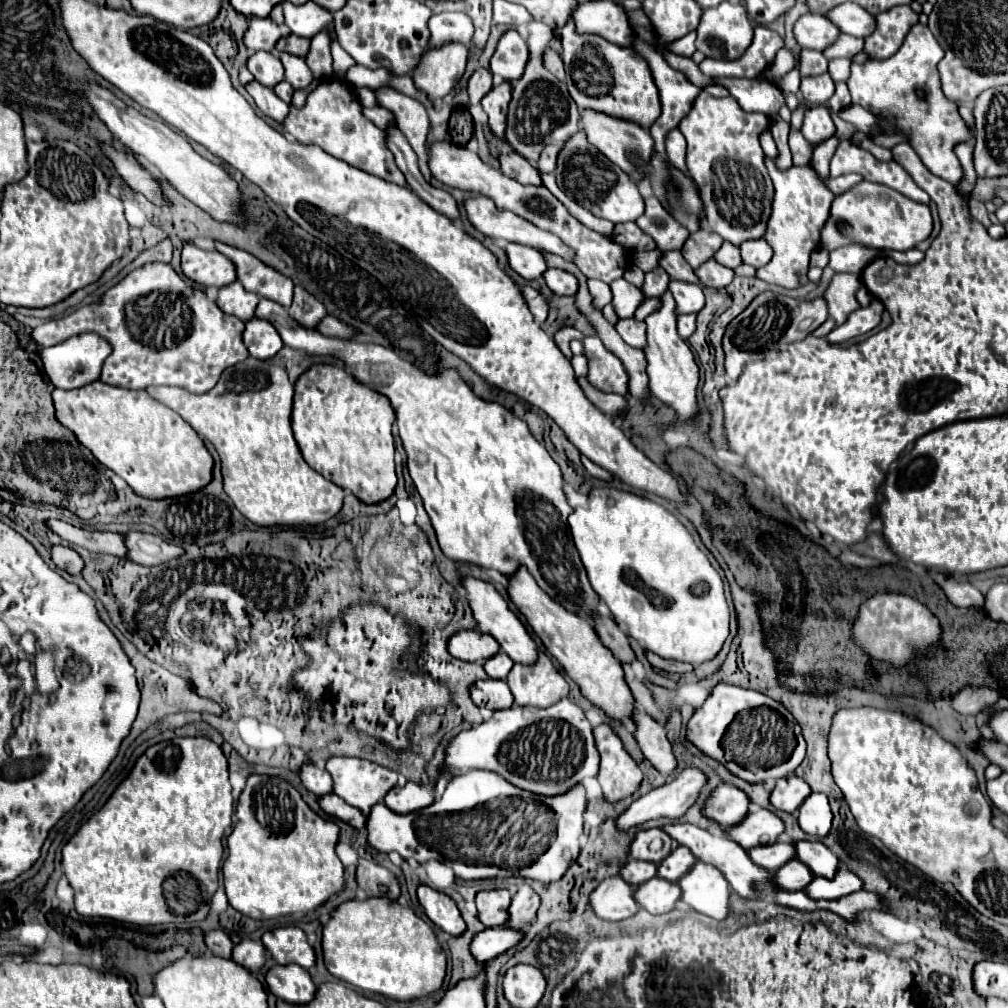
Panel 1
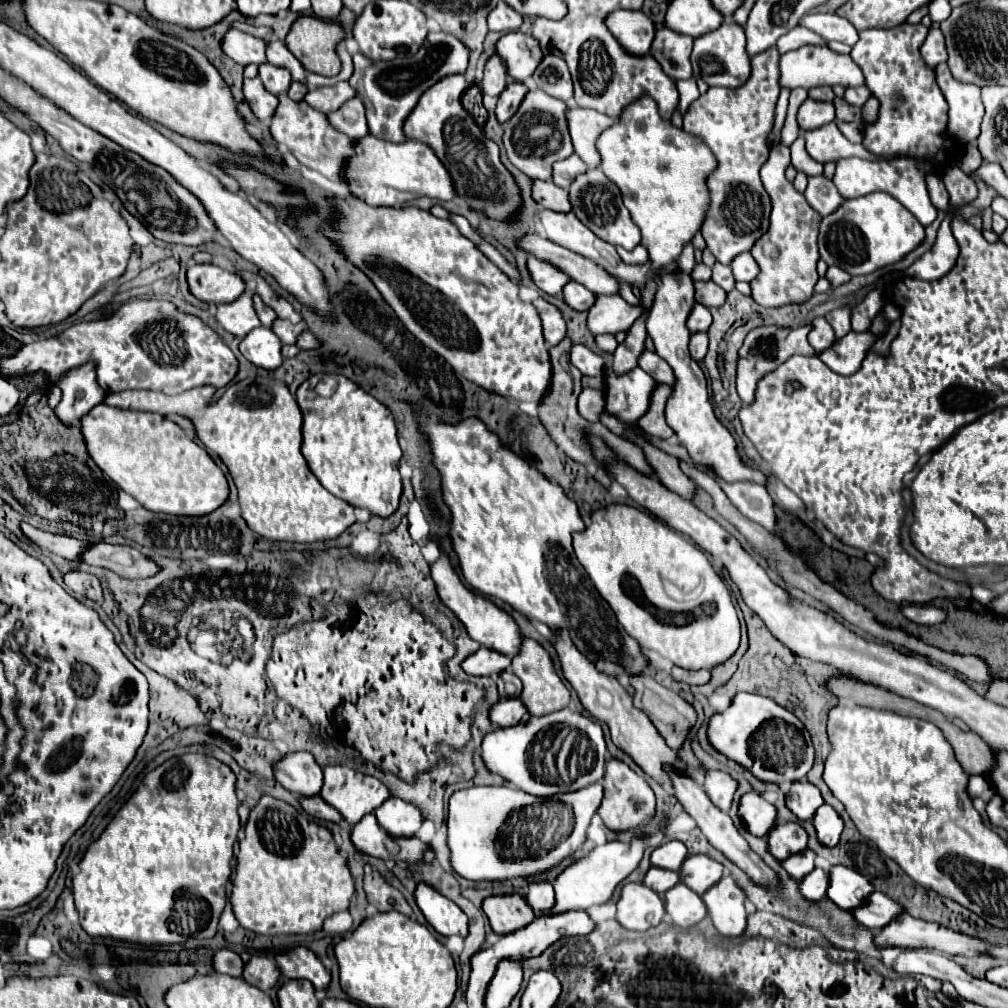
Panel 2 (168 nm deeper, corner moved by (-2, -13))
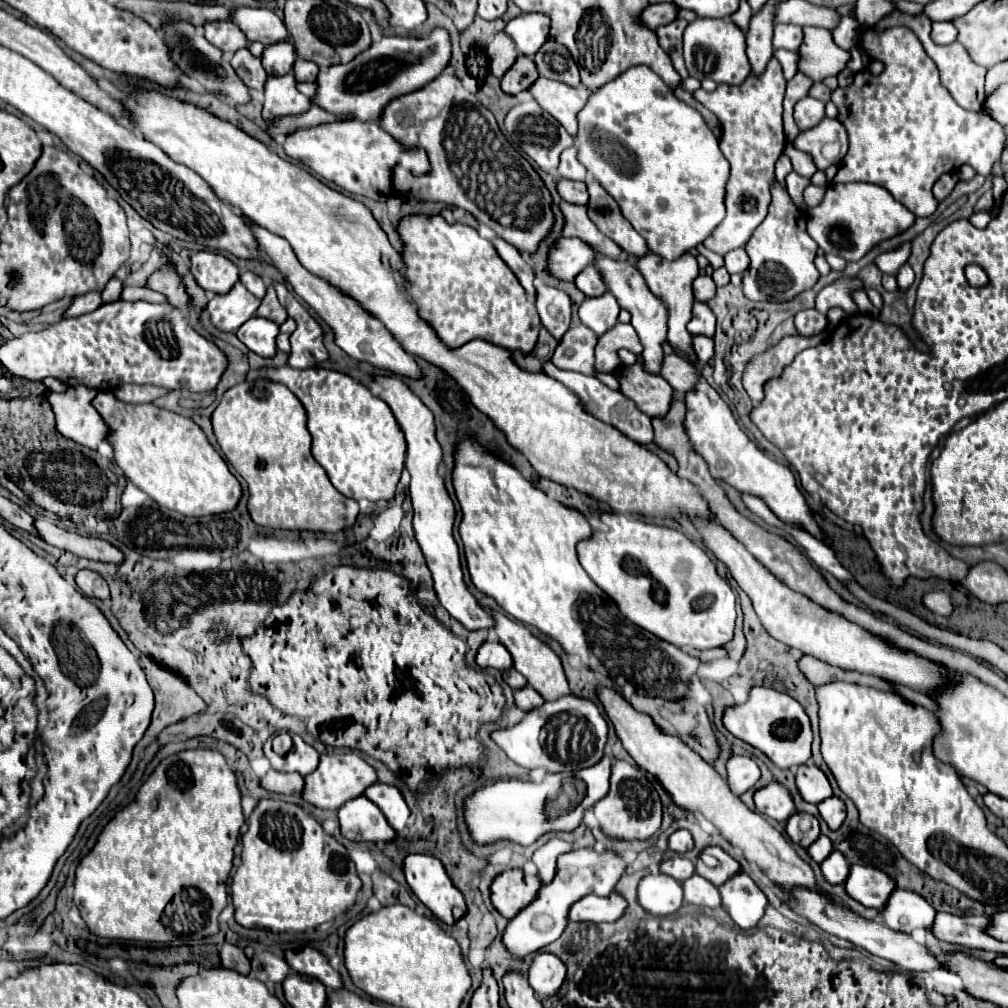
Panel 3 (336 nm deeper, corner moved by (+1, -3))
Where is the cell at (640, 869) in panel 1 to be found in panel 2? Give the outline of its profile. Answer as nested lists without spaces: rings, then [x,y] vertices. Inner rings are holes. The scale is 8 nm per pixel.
[[[651,868],[643,880],[643,884],[647,884],[649,888],[657,890],[659,894],[665,894],[667,890],[671,890],[675,884],[681,882],[681,874],[673,872],[673,870],[663,870],[663,868]]]

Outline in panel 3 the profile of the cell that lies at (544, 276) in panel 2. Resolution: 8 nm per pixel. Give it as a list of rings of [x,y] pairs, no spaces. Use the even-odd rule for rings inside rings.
[[[560,238],[548,250],[546,270],[558,278],[572,282],[578,272],[582,272],[594,260],[594,250],[576,238]]]

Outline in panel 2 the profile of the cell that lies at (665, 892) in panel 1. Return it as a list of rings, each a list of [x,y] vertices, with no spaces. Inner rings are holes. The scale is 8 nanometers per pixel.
[[[685,884],[673,886],[667,894],[667,918],[681,928],[691,928],[707,916],[707,906],[699,894]]]

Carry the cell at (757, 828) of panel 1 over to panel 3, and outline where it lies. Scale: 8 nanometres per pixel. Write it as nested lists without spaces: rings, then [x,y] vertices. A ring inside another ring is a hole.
[[[794,812],[794,814],[788,818],[784,830],[786,830],[786,836],[788,836],[794,844],[798,844],[798,846],[802,846],[802,848],[808,848],[808,846],[818,838],[818,834],[820,834],[820,824],[818,824],[818,820],[816,820],[814,816],[810,816],[810,814],[806,814],[806,812]]]

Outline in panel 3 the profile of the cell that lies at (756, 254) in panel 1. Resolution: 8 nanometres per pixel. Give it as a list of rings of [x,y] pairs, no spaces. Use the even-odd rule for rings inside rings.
[[[734,248],[724,256],[724,266],[730,274],[742,274],[750,264],[750,258],[744,248]]]

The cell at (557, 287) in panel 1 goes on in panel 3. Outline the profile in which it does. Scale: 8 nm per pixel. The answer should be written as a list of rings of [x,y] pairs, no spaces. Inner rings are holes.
[[[588,266],[584,268],[584,272],[580,272],[576,278],[574,278],[574,284],[580,292],[584,292],[586,296],[602,296],[606,292],[606,284],[602,282],[600,274],[596,268]]]

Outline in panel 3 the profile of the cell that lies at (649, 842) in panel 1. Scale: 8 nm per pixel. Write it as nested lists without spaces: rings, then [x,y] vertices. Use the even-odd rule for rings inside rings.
[[[676,830],[670,838],[668,838],[668,850],[672,852],[678,852],[678,854],[684,854],[688,850],[692,850],[694,842],[692,842],[692,836],[688,830]]]

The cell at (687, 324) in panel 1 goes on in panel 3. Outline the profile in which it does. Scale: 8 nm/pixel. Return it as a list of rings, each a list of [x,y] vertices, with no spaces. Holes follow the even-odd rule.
[[[696,336],[694,338],[694,350],[696,350],[696,356],[698,356],[700,364],[706,364],[712,358],[712,354],[714,354],[714,342],[712,342],[712,338],[708,338],[708,336]]]

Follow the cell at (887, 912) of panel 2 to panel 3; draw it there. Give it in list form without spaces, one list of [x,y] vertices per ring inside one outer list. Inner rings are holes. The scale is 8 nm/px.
[[[896,888],[896,892],[892,892],[888,898],[888,908],[884,908],[880,914],[888,928],[910,934],[914,928],[928,930],[936,910],[916,892]]]

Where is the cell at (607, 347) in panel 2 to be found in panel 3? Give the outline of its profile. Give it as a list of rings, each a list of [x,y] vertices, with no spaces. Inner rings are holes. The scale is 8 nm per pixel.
[[[586,326],[570,328],[560,340],[552,362],[564,370],[576,370],[592,376],[594,370],[594,346],[598,344],[598,336]]]

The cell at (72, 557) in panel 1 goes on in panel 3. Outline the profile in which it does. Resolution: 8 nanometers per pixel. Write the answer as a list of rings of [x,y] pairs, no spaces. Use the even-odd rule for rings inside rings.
[[[78,570],[78,574],[76,574],[76,584],[78,584],[80,590],[82,590],[86,596],[90,596],[90,598],[100,598],[100,600],[104,600],[104,598],[110,596],[106,580],[104,580],[100,574],[96,574],[94,570]]]

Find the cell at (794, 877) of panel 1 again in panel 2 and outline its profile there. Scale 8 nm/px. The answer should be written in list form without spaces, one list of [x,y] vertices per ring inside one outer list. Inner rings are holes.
[[[815,868],[811,874],[807,874],[801,880],[801,892],[809,900],[827,898],[827,886],[829,886],[829,874],[821,868]]]

